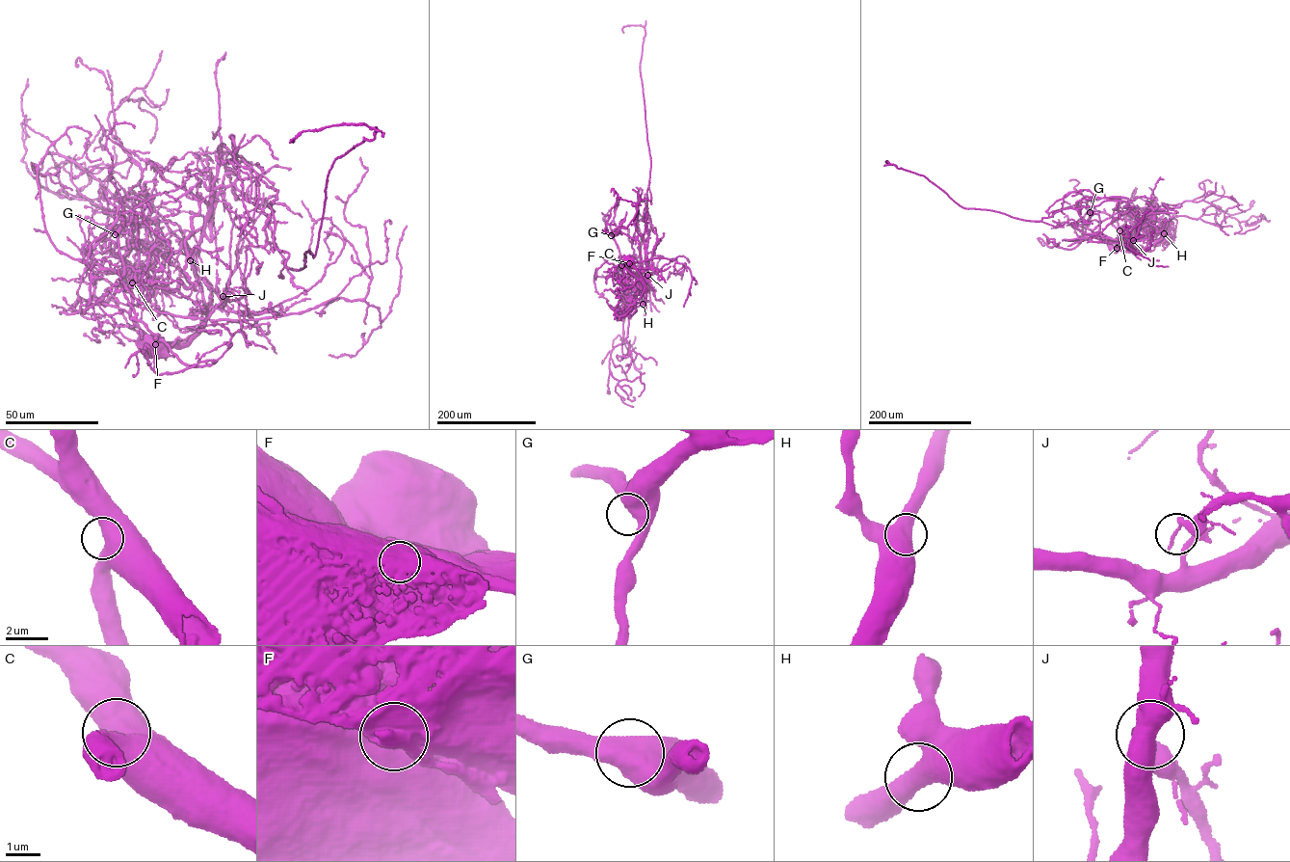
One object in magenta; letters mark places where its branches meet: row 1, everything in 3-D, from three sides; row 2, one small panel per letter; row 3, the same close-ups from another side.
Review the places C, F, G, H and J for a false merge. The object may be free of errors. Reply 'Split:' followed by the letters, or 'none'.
Split: F

